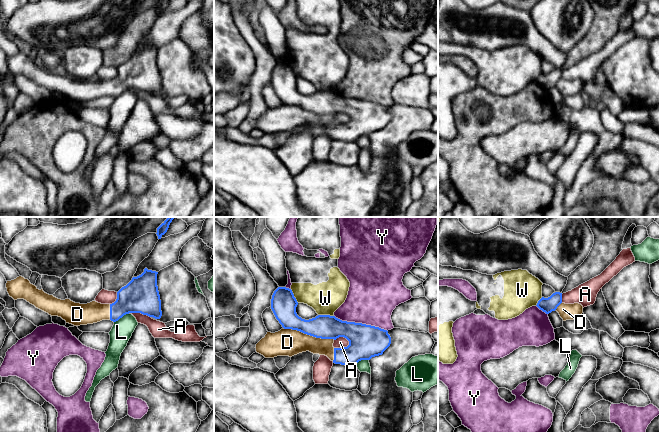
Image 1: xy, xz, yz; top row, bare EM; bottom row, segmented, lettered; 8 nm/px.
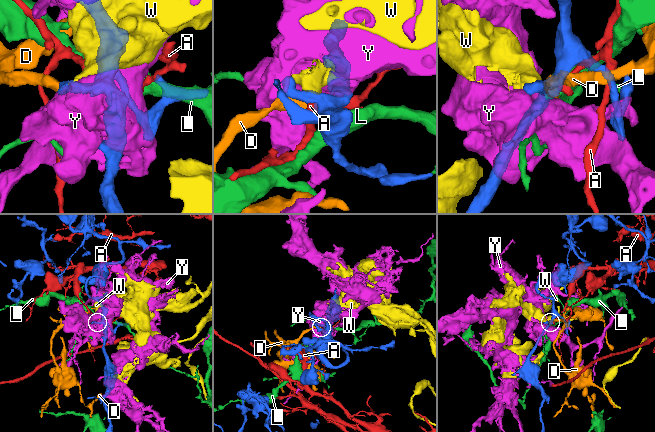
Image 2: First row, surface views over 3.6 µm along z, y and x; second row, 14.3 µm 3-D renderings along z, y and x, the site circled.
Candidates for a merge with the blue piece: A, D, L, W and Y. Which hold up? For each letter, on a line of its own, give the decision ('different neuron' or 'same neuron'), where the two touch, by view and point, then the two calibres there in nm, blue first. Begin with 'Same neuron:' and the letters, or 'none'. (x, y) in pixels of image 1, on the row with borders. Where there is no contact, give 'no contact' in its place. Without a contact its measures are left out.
Same neuron: D
A: different neuron; contact xz (342, 347); calibres 280 and 80 nm
D: same neuron; contact xz (309, 334); calibres 190 and 220 nm
L: different neuron; contact xy (121, 317); calibres 280 and 170 nm
W: different neuron; contact xz (326, 315); calibres 190 and 260 nm
Y: different neuron; contact xz (361, 323); calibres 280 and 400 nm

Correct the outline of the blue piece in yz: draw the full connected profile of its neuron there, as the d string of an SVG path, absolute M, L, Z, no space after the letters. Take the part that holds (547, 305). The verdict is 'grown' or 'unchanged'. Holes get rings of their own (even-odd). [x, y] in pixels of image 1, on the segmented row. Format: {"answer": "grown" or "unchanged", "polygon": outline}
{"answer": "grown", "polygon": "M555 292L550 297L542 297L537 305L546 314L557 311L563 321L580 318L583 313L583 306L579 303L565 304L562 302L562 293Z"}

